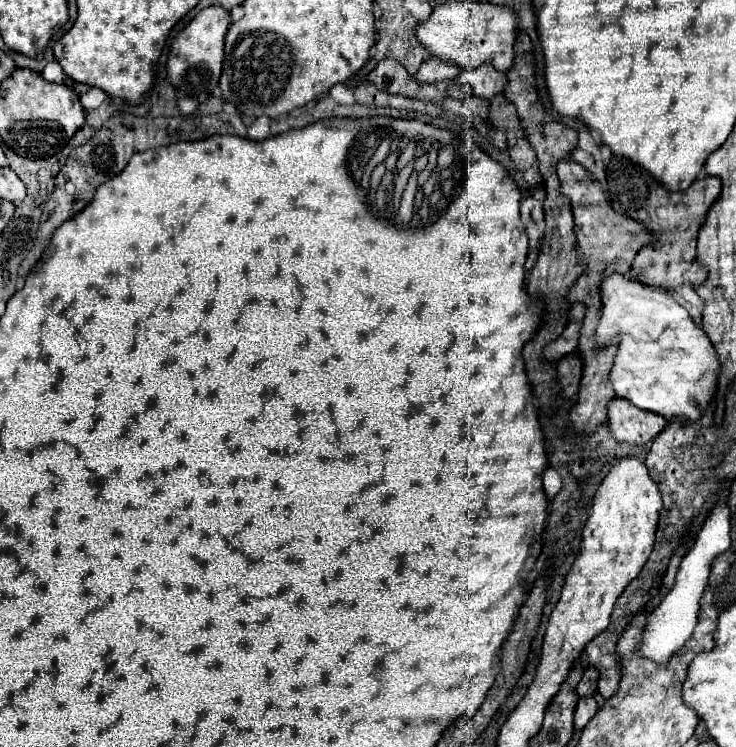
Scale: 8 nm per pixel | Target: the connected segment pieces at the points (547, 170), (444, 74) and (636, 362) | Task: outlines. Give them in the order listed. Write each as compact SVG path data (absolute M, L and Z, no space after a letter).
M519 30L517 32L517 40L515 40L515 60L513 60L513 66L507 70L507 84L503 88L503 94L517 108L521 126L523 126L527 138L529 138L529 144L533 146L533 150L537 154L539 170L541 170L543 180L547 184L553 184L553 188L557 188L559 180L557 180L557 174L555 174L555 164L561 158L569 158L573 146L577 144L577 132L573 128L557 122L557 120L545 120L545 110L539 104L539 96L537 96L537 90L535 90L533 64L535 62L533 62L533 54L531 54L531 40L529 40L529 36L523 30Z
M429 58L423 62L423 66L417 70L415 78L419 82L429 82L429 84L435 84L435 82L445 82L445 80L453 80L461 70L451 66L451 64L445 64L437 58Z
M615 272L603 278L599 286L599 296L601 296L601 320L597 324L597 342L599 346L607 348L615 338L619 338L615 366L609 372L609 382L613 384L615 394L619 398L629 400L637 408L663 414L665 418L671 416L687 420L699 418L705 406L715 396L719 376L719 360L709 336L705 336L705 332L691 320L689 312L665 290L647 288L635 280L629 280L623 274Z

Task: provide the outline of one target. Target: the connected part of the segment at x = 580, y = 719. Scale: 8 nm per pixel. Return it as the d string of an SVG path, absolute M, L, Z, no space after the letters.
M593 696L579 698L577 708L575 708L575 716L573 716L575 730L583 730L583 726L595 716L595 712L597 712L597 702L595 702Z

